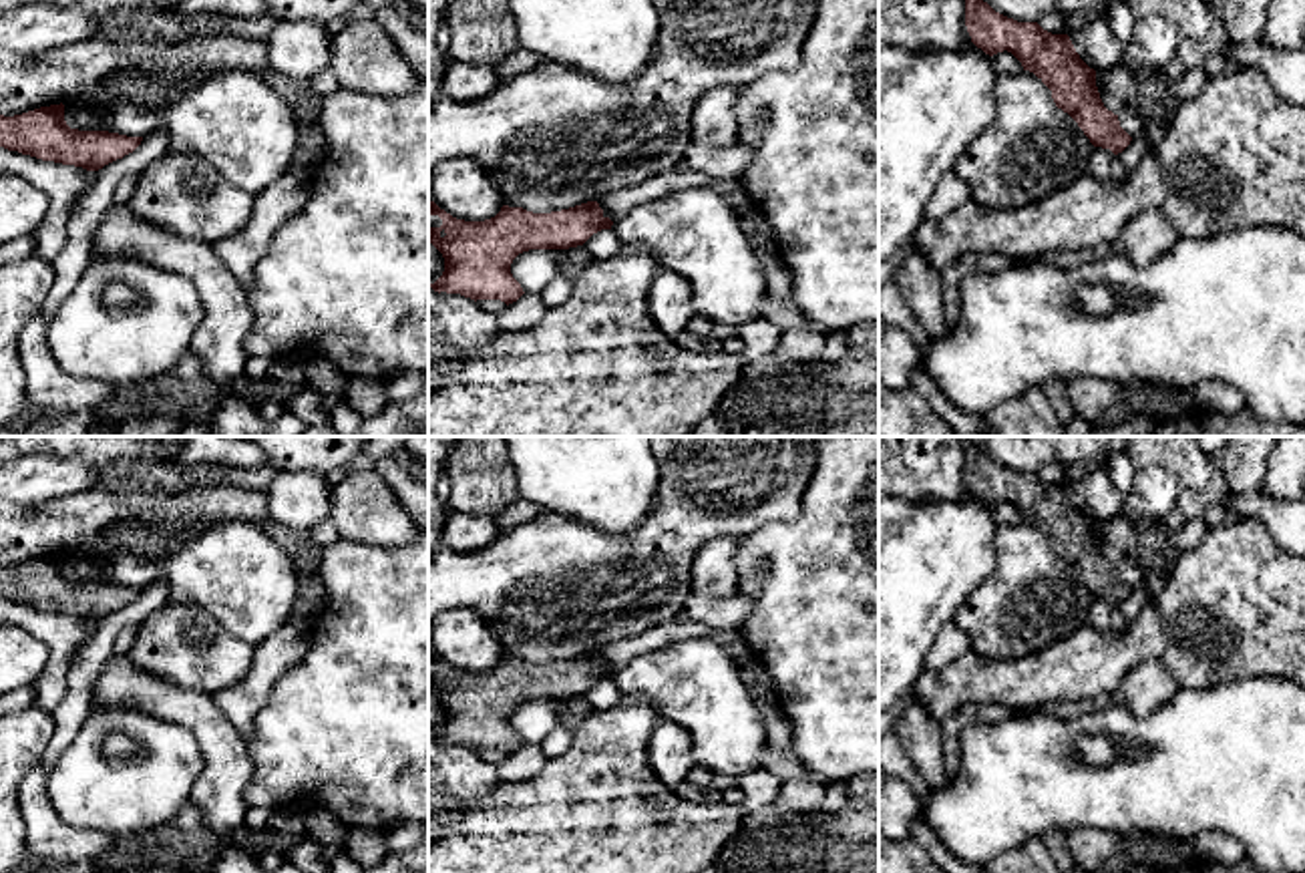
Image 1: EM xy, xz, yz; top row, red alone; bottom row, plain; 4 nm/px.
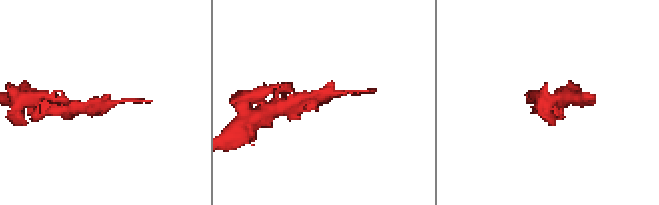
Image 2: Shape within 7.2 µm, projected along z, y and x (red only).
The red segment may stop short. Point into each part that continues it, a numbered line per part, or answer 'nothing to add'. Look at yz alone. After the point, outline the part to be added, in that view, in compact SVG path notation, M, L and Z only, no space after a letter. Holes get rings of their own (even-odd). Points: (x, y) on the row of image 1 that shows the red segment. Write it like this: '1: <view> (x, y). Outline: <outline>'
nothing to add

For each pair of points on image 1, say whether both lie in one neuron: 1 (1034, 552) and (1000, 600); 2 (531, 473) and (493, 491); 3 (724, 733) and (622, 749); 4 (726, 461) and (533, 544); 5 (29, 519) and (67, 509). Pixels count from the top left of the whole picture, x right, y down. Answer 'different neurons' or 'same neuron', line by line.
1: same neuron
2: different neurons
3: different neurons
4: same neuron
5: same neuron

